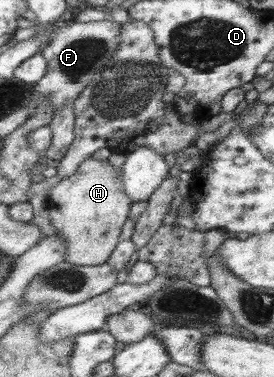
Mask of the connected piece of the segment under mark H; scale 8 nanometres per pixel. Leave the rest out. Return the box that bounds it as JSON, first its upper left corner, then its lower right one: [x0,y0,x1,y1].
[48,158,133,266]

